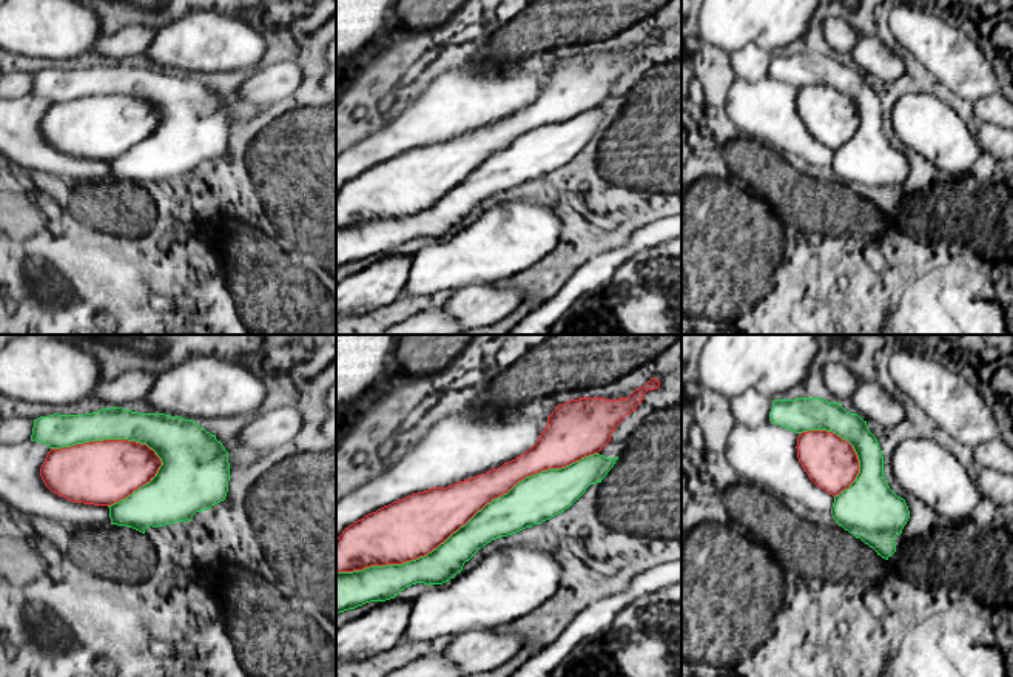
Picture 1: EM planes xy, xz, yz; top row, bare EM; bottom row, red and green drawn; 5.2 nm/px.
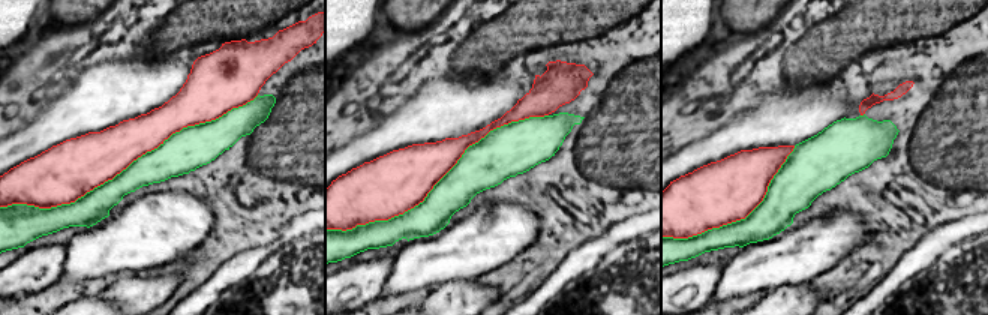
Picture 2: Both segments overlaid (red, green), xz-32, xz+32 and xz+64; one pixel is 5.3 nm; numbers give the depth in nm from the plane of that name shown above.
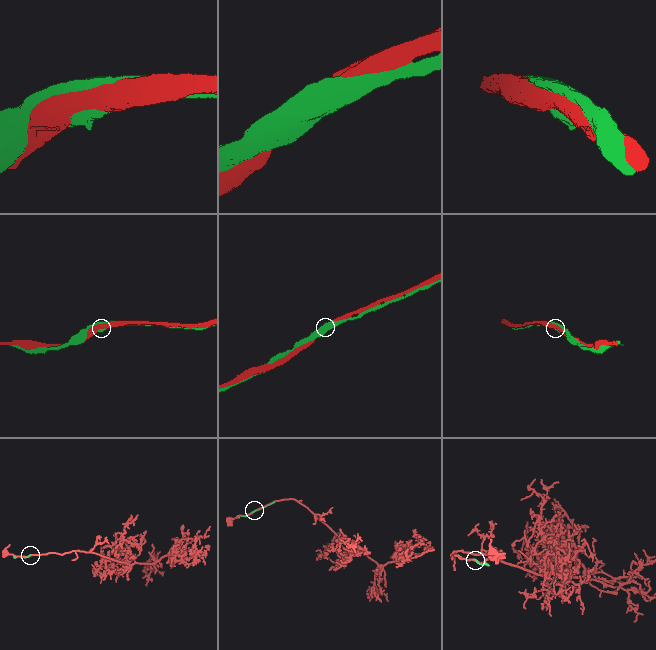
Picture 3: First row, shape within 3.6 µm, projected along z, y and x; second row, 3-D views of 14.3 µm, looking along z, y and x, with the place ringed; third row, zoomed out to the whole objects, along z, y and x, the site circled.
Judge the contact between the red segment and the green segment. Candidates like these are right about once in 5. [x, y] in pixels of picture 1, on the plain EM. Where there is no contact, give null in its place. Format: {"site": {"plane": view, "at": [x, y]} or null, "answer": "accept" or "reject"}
{"site": {"plane": "xz", "at": [466, 176]}, "answer": "reject"}

